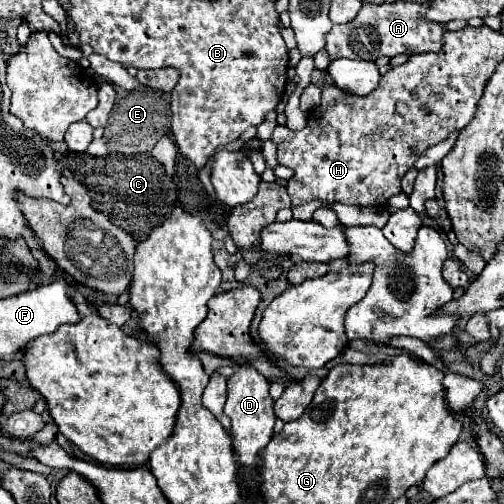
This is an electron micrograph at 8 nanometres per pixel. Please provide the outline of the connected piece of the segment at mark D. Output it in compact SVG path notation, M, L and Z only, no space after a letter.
M234 365L234 375L228 377L228 399L224 405L224 413L232 419L232 441L234 441L234 451L238 455L238 461L246 467L256 467L260 463L260 451L266 447L266 443L272 439L272 427L276 421L274 415L274 401L268 393L268 379L264 375L260 375L256 369L252 369L252 365Z

